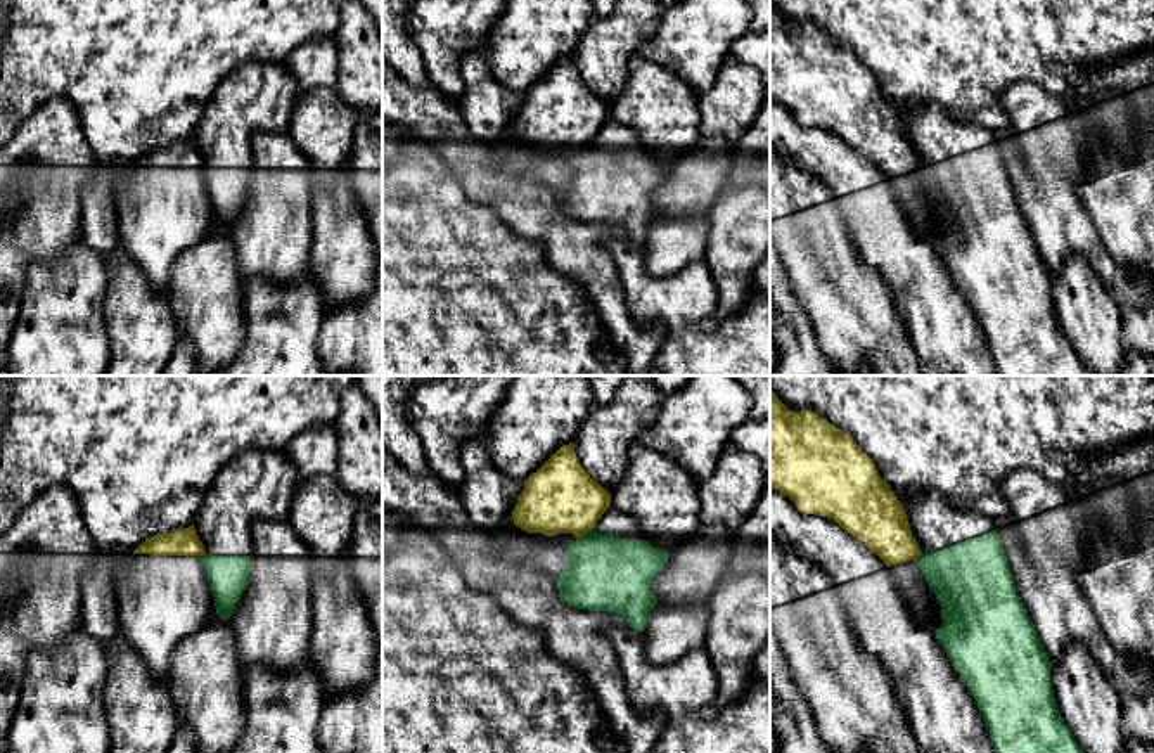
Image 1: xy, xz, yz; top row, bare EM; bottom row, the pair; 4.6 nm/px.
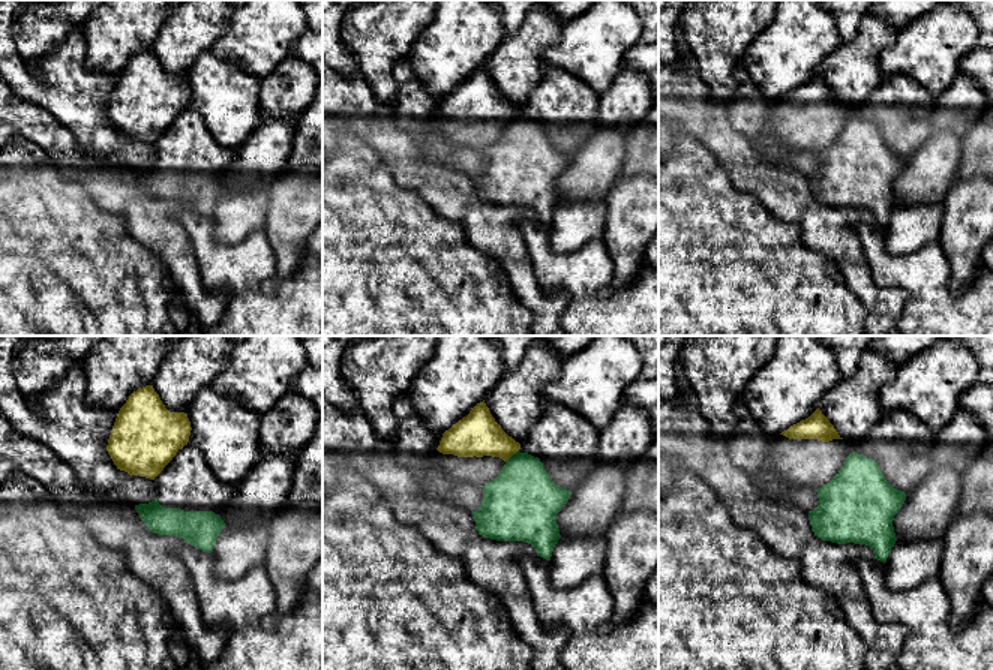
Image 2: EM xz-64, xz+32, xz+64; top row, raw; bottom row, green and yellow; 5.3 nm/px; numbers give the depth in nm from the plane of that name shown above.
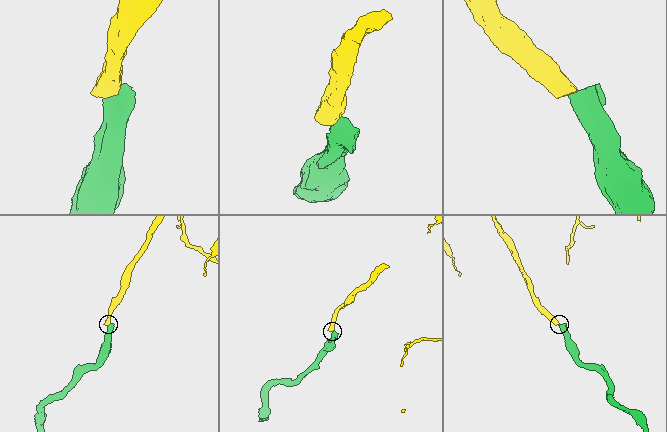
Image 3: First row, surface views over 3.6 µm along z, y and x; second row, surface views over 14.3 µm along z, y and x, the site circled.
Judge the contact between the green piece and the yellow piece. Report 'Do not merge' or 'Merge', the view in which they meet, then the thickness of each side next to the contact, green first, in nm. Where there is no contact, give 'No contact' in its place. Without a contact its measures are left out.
Do not merge. Touches green in xz. Thickness 340 nm (green) against 340 nm

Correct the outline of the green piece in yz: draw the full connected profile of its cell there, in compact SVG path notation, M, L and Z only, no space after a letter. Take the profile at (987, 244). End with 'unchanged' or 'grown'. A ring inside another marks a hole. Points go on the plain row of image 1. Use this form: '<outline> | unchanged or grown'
M938 104L893 106L901 114L912 147L922 164L915 175L941 218L943 235L936 242L936 251L976 312L995 360L997 376L1095 376L1080 362L1059 327L1050 294L1052 274L1017 208L998 147L1000 135L957 121Z | grown

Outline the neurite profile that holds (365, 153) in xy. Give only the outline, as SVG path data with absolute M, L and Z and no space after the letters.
M372 113L353 135L346 170L363 208L377 260L382 256L382 113Z

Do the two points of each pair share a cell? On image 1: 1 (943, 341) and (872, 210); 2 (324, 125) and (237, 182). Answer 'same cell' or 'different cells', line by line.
1: same cell
2: different cells

